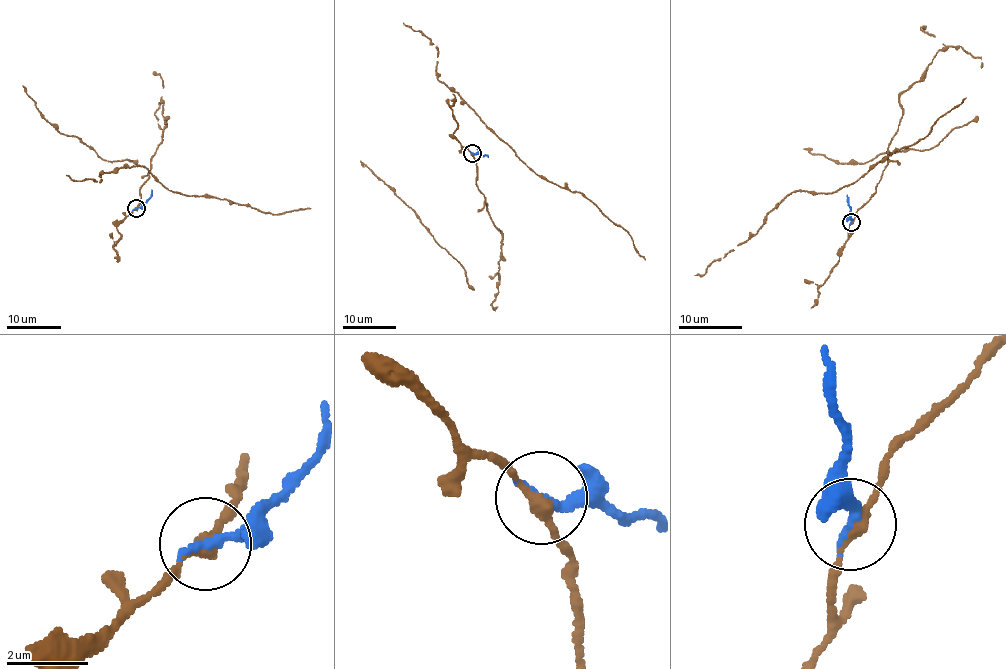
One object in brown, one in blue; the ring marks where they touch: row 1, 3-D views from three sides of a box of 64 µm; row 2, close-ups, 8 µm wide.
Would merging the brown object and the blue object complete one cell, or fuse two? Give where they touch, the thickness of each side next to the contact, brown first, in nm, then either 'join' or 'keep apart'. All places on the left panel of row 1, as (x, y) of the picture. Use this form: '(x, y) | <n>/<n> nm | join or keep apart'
(136, 208) | 260/260 nm | keep apart

